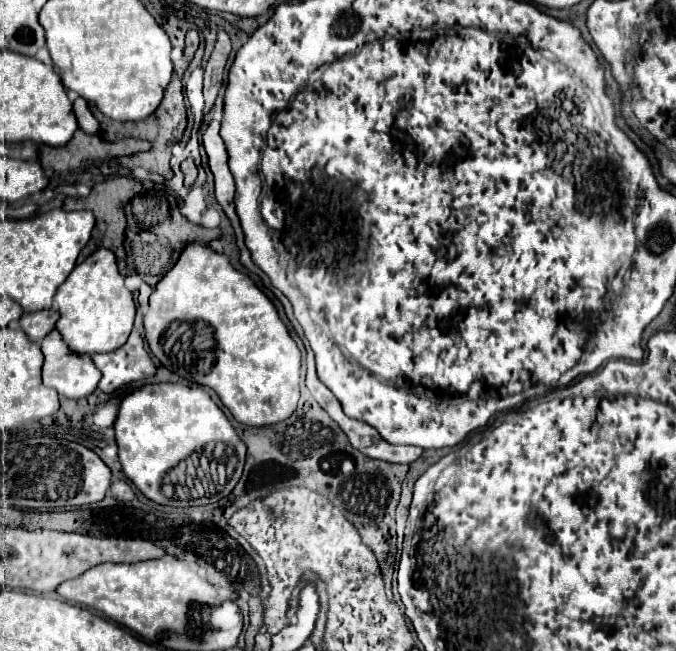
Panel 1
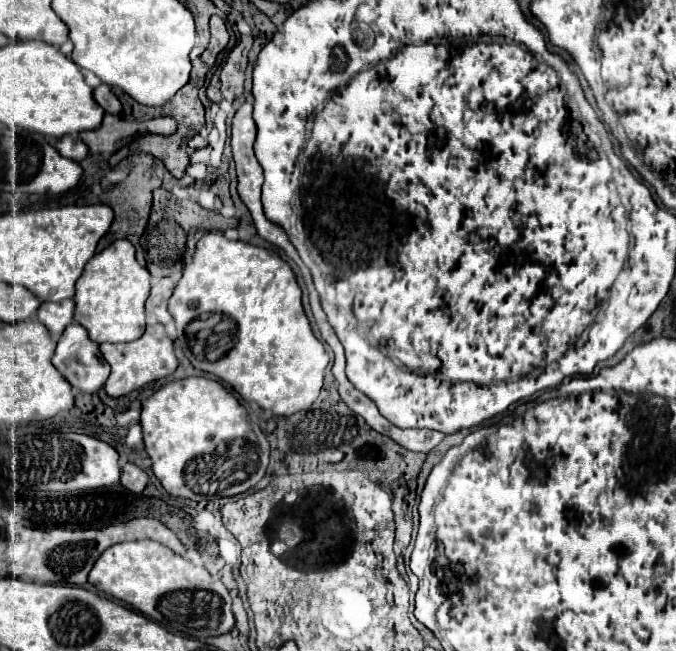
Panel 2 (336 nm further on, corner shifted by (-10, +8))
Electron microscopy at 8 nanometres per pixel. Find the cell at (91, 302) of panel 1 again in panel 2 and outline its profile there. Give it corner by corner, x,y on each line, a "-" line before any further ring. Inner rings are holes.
116,240
98,252
76,282
74,322
88,330
90,340
128,343
144,334
144,304
150,294
150,274
136,262
134,246
128,240

